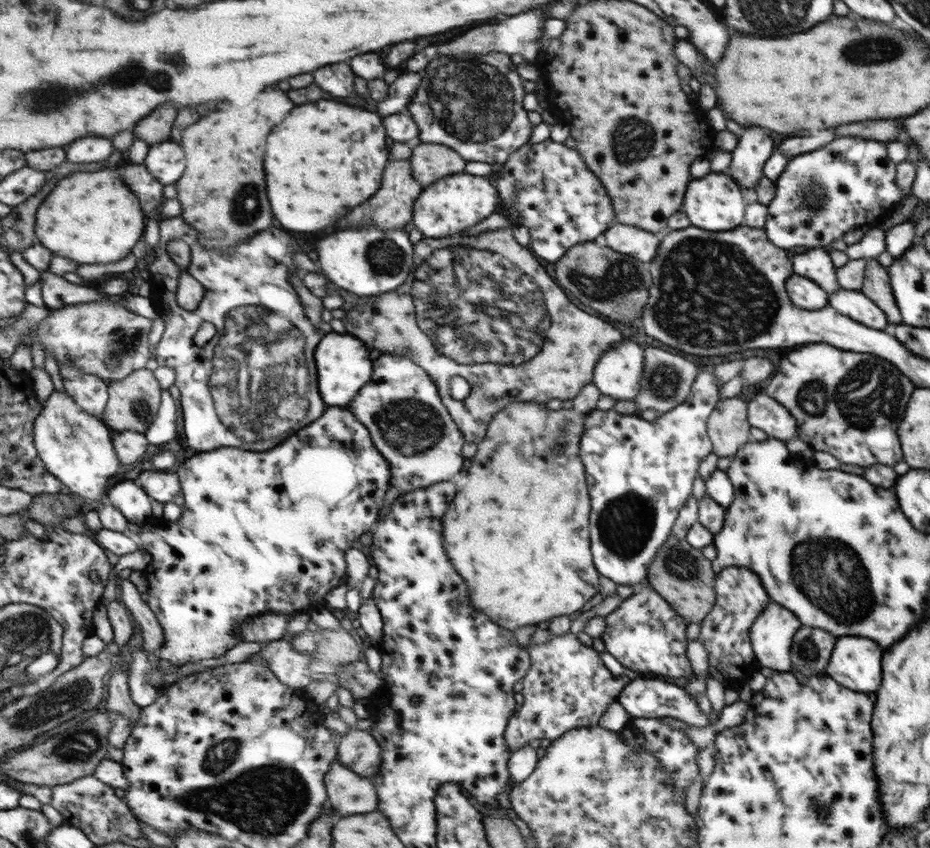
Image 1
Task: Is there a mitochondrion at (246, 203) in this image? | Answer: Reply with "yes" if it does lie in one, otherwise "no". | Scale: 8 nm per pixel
yes

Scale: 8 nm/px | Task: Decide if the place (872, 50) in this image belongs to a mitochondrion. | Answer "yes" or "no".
yes

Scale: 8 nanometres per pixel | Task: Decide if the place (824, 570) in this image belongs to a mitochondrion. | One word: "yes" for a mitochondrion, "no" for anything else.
yes

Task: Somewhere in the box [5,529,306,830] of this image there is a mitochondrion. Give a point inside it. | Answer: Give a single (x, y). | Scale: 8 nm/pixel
(69, 698)

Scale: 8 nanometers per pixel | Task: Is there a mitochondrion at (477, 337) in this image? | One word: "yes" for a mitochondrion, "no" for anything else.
yes

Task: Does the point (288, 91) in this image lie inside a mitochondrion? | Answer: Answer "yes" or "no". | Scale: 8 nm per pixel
no

